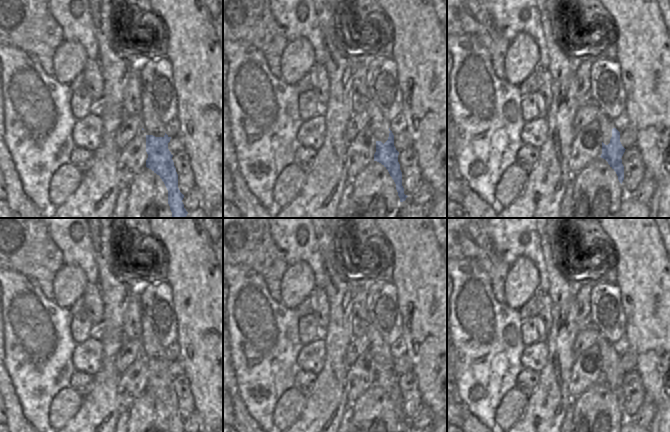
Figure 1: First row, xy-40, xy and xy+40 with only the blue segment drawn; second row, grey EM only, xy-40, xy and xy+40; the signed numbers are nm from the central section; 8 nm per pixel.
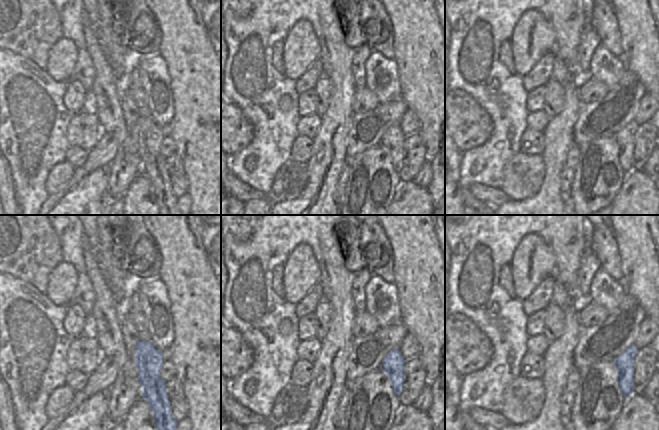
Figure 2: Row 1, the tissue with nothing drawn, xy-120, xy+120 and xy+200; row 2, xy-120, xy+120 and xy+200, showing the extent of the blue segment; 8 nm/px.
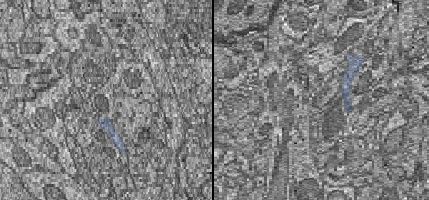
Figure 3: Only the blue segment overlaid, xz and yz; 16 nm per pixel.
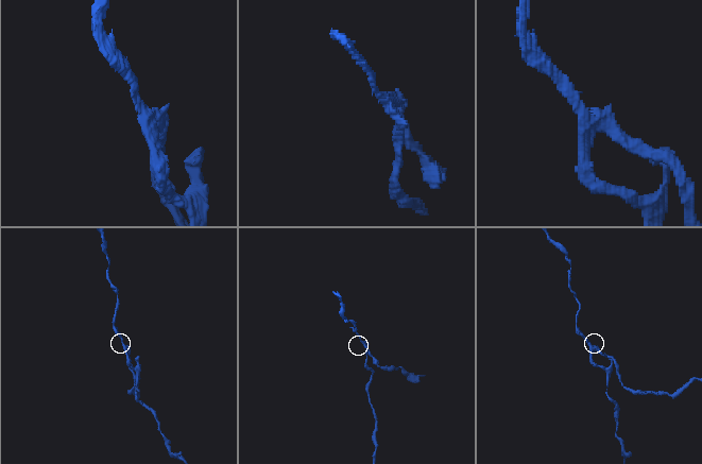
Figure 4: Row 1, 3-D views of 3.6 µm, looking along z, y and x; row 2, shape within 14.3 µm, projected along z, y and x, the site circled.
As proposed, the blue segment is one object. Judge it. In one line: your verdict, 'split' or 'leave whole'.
split

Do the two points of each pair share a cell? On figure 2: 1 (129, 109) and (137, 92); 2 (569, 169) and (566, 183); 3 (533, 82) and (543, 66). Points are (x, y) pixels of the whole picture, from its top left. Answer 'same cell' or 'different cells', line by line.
1: different cells
2: same cell
3: same cell

